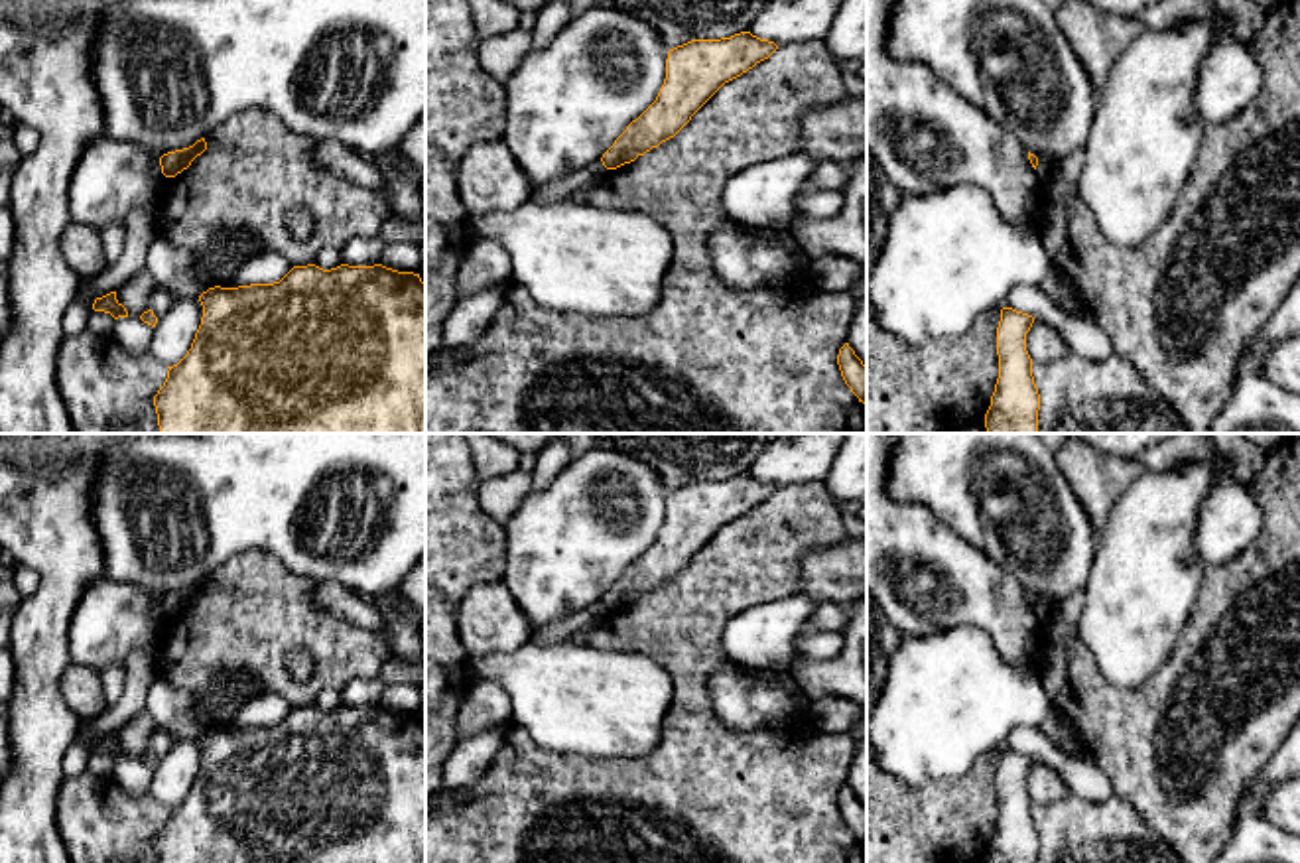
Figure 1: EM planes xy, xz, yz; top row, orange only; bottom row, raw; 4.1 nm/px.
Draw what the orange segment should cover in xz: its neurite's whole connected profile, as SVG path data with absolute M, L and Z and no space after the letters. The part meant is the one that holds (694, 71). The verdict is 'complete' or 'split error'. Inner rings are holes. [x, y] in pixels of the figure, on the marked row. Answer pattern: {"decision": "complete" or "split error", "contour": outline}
{"decision": "complete", "contour": "M750 32L691 39L670 49L656 100L603 154L603 166L617 169L674 138L725 83L768 59L776 49L774 41Z"}

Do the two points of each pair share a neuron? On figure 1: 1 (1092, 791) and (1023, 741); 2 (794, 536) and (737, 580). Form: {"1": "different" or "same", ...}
{"1": "same", "2": "same"}

